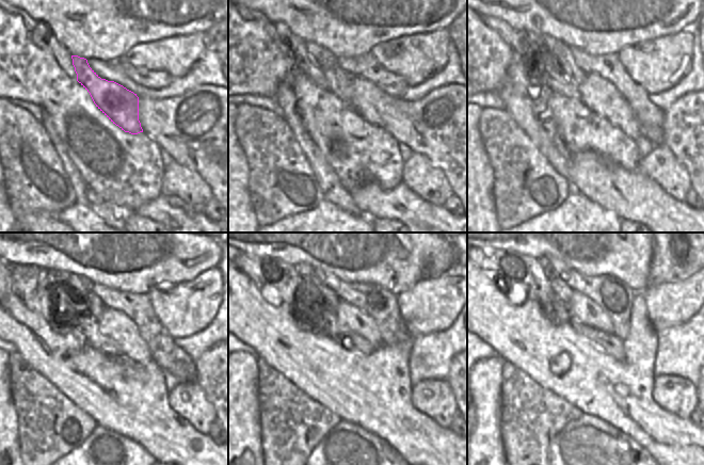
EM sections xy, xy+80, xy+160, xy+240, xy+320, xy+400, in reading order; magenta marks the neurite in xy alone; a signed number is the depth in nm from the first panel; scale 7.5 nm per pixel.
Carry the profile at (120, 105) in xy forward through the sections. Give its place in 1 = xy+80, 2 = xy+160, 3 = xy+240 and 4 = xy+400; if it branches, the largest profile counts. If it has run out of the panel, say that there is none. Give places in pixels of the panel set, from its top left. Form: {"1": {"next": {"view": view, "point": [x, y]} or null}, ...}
{"1": {"next": {"view": "xy+80", "point": [339, 82]}}, "2": {"next": {"view": "xy+160", "point": [558, 52]}}, "3": {"next": {"view": "xy+240", "point": [93, 306]}}, "4": {"next": {"view": "xy+400", "point": [561, 289]}}}

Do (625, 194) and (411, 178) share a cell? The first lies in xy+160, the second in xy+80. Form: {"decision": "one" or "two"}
{"decision": "two"}

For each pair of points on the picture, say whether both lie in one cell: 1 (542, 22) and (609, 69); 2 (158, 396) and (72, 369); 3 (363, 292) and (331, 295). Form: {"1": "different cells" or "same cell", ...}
{"1": "different cells", "2": "same cell", "3": "different cells"}

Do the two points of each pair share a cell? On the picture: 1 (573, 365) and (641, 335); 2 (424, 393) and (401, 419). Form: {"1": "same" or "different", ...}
{"1": "same", "2": "different"}

